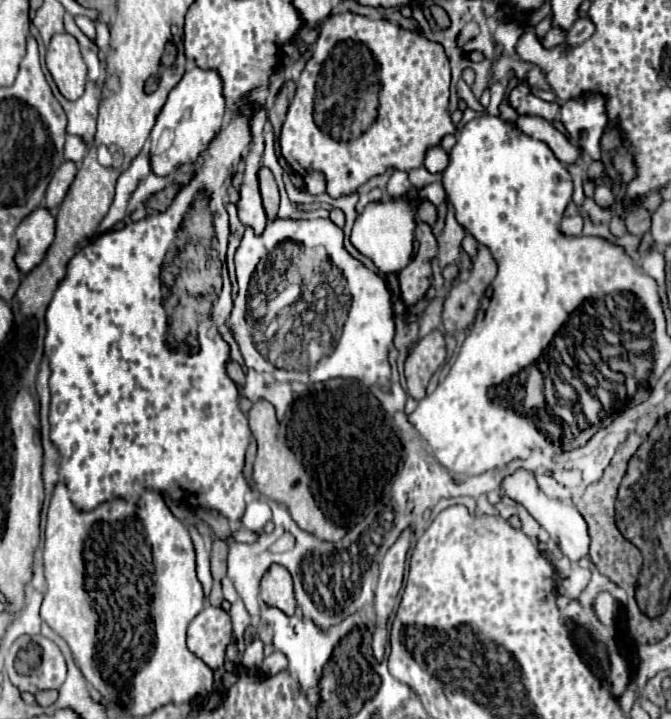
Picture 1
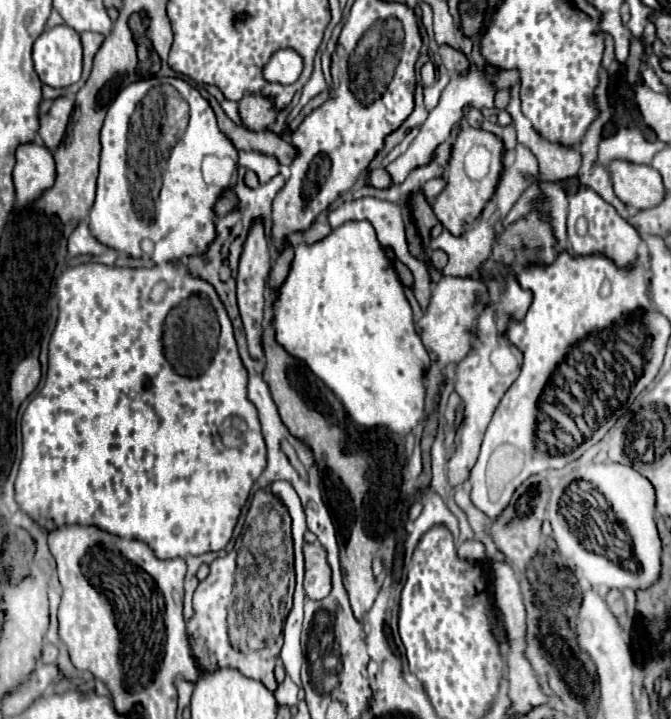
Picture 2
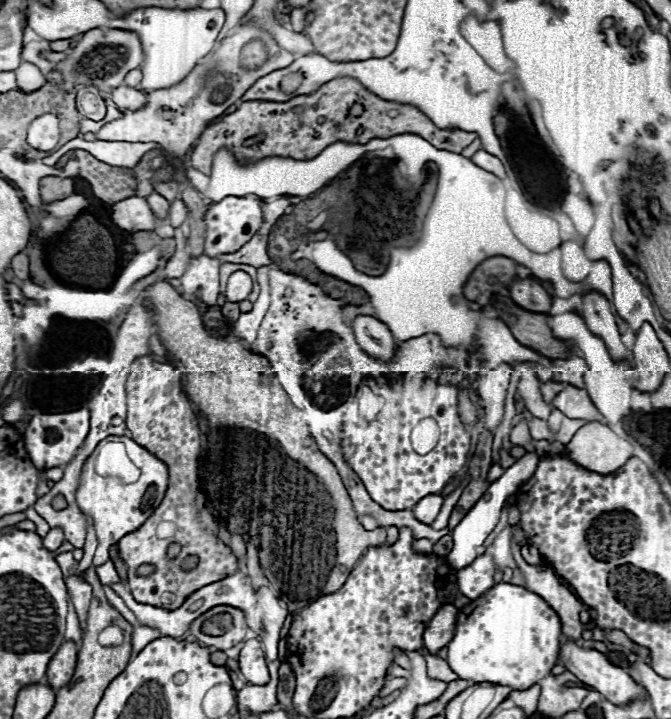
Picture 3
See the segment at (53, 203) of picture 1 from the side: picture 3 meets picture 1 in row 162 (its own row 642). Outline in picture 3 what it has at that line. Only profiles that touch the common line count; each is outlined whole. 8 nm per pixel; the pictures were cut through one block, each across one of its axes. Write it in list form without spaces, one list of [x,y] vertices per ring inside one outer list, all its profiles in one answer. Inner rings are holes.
[[[64,640],[58,652],[52,656],[48,670],[46,670],[46,678],[54,690],[70,682],[74,674],[74,666],[76,666],[76,654],[78,654],[78,646],[72,640]]]

